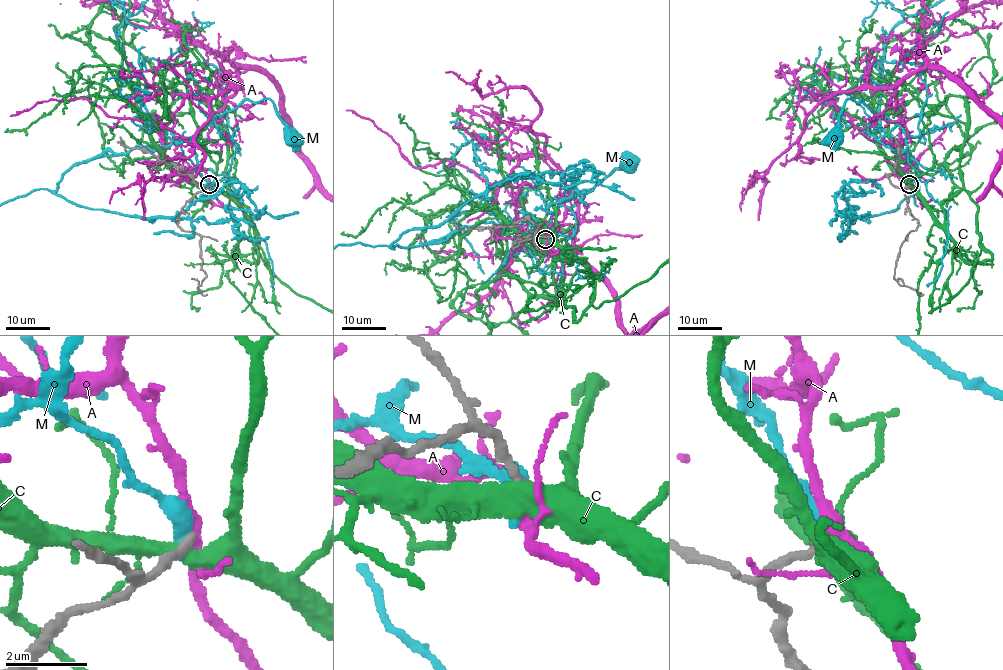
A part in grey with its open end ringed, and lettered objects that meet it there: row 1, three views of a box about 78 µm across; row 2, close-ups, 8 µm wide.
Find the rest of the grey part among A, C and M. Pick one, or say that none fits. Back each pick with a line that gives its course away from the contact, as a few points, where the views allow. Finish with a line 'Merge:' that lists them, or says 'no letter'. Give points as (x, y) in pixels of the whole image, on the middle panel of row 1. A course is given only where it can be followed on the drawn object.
Merge: no letter

